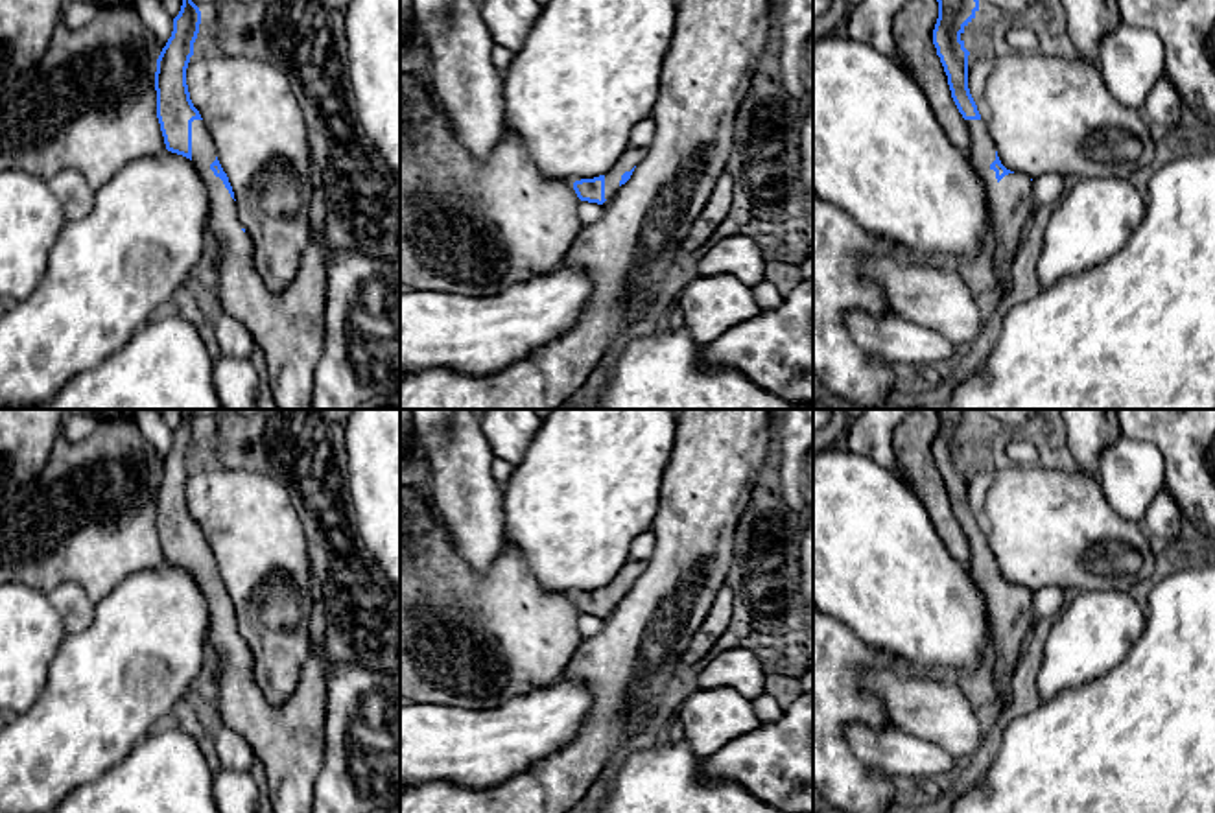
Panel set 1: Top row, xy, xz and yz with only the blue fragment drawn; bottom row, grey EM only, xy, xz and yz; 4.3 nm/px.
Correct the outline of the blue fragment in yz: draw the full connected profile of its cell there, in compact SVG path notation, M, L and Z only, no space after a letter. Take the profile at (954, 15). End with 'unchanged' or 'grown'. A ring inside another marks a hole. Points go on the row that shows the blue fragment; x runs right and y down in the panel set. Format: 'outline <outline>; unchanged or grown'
outline M937 0L938 18L933 29L933 44L948 76L951 98L966 120L970 133L970 160L983 177L990 216L988 229L996 245L997 286L1001 295L1010 289L1012 267L1018 258L1021 227L1036 210L1034 183L1023 173L1007 170L996 151L986 124L968 88L968 55L961 35L975 18L979 0Z; grown

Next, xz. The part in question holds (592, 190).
outline M629 147L605 175L575 181L573 190L577 197L597 205L612 199L616 190L631 179L634 168L645 155L647 149Z; grown

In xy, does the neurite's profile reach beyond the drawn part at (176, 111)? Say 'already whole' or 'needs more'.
needs more

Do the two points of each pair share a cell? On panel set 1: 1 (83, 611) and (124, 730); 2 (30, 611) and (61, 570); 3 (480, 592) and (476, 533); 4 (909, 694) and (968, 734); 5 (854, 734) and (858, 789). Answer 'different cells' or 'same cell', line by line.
1: different cells
2: different cells
3: different cells
4: same cell
5: different cells

